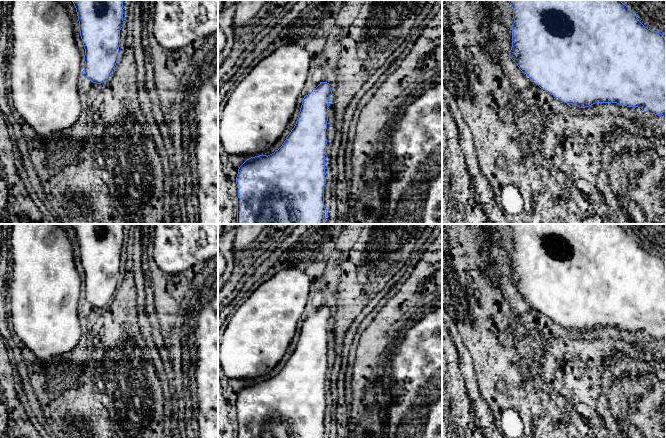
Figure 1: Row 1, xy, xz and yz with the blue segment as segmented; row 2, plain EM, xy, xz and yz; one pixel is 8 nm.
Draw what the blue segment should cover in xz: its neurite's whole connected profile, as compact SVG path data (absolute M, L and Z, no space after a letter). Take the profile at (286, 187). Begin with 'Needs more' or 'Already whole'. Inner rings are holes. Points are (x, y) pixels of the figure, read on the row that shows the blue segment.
Already whole. M320 82L320 84L312 90L312 92L304 96L300 112L294 128L291 130L282 146L274 153L266 156L259 155L247 159L238 169L236 184L238 188L237 198L237 224L324 224L327 217L327 210L324 205L324 186L326 184L325 177L325 155L326 155L326 129L328 121L329 98L332 94L330 84Z

